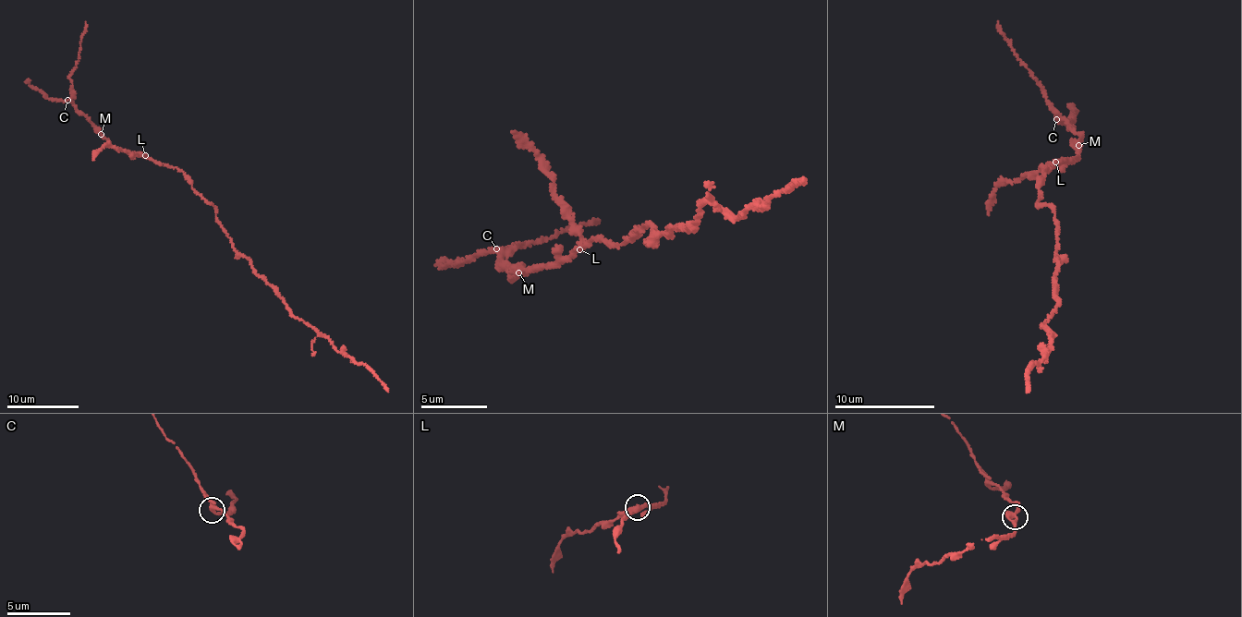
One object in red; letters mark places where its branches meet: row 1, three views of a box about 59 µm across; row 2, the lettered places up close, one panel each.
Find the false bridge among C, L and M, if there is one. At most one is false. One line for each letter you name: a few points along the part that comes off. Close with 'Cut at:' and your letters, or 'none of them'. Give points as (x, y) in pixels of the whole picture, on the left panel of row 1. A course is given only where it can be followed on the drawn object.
L: (145, 155), (106, 145), (92, 160)
Cut at: L

